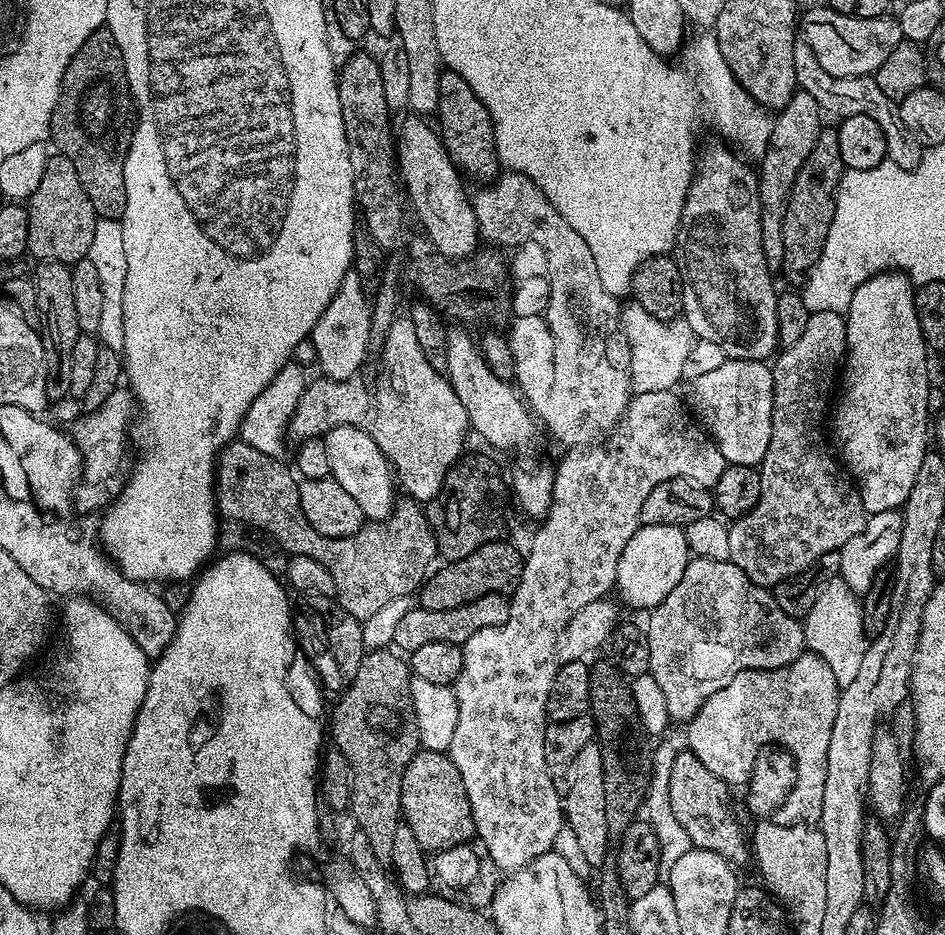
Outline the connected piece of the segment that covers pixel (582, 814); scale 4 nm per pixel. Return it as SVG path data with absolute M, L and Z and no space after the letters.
M593 742L578 750L574 762L570 762L568 781L570 790L562 794L566 826L574 830L574 835L578 838L578 846L582 849L582 858L586 858L589 869L603 869L606 864L604 859L607 856L609 859L610 856L610 844L608 848L610 833L606 820L606 789L603 782L602 750L599 743Z

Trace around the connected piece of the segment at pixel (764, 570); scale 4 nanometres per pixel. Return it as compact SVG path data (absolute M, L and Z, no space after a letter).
M814 312L809 315L806 331L799 336L798 342L794 342L794 346L784 348L775 357L776 364L771 365L774 406L770 446L763 462L758 466L762 494L754 510L728 524L730 560L742 569L746 578L763 588L775 589L780 581L789 580L792 576L805 572L810 565L818 562L818 558L822 558L822 554L839 552L846 542L850 542L850 538L854 538L854 534L864 528L866 513L857 485L845 475L837 457L830 448L828 453L828 448L824 445L826 413L830 408L828 395L832 392L832 383L835 380L837 383L847 351L845 317L839 312Z

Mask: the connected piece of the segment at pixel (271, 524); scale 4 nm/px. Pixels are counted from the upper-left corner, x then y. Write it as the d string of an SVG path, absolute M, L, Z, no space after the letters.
M239 438L227 444L220 451L216 461L215 490L219 515L229 516L229 521L239 522L252 530L261 528L278 547L285 548L288 556L305 556L314 558L314 562L322 562L322 566L330 570L330 578L334 578L335 603L342 605L358 621L363 622L366 618L370 618L370 614L386 606L386 602L394 602L394 598L412 596L419 589L433 567L432 559L435 561L438 553L436 539L431 526L428 525L425 509L417 501L411 498L401 499L384 521L365 523L364 527L359 528L353 536L346 538L323 536L318 534L318 530L314 530L314 526L310 526L310 522L306 522L306 514L302 514L300 505L297 473L289 465L288 469L284 462L275 456L262 454L262 450L254 450L254 446Z

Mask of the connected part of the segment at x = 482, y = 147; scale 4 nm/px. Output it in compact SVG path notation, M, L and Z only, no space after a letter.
M444 70L440 73L438 82L438 106L434 113L435 119L440 119L438 131L440 141L446 146L449 158L456 163L465 177L473 176L476 182L491 182L501 175L502 165L496 153L496 143L494 142L494 126L486 106L470 90L470 85L466 83L466 78L462 74Z

